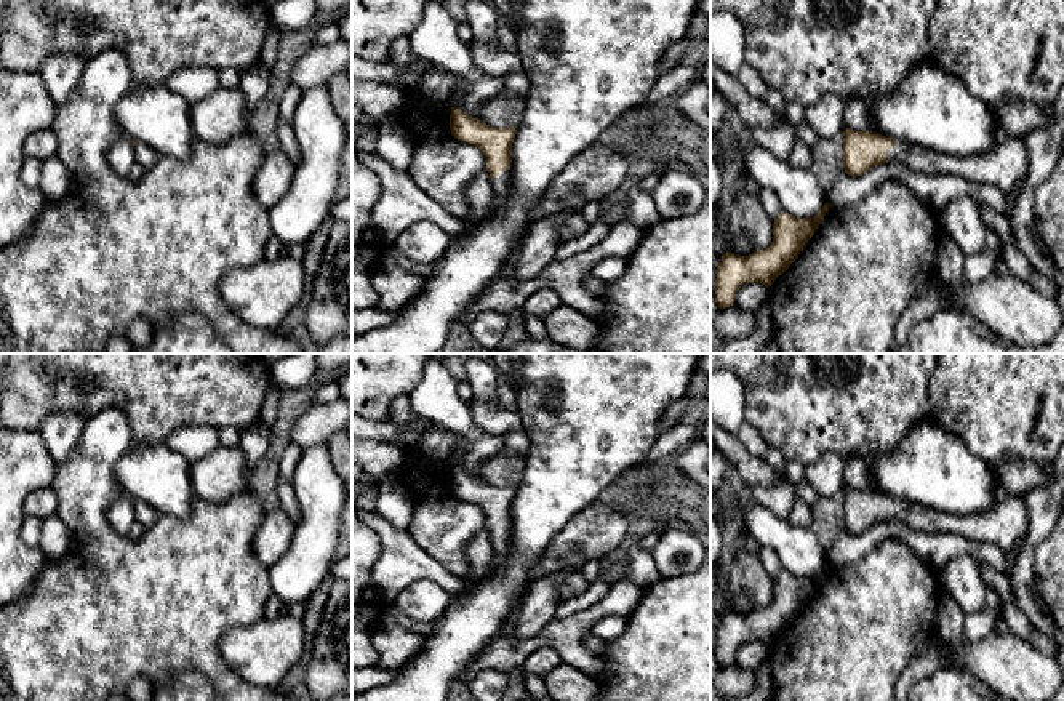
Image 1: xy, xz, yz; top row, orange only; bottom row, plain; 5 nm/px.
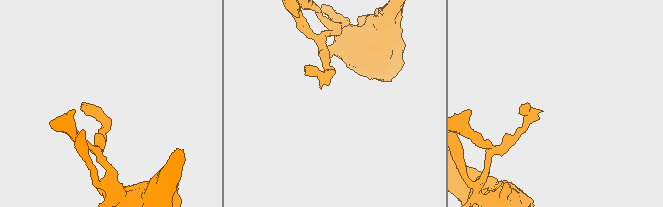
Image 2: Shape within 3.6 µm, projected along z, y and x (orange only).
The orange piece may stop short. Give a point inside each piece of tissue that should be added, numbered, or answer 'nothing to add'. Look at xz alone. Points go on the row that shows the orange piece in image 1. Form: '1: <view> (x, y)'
1: xz (500, 184)

